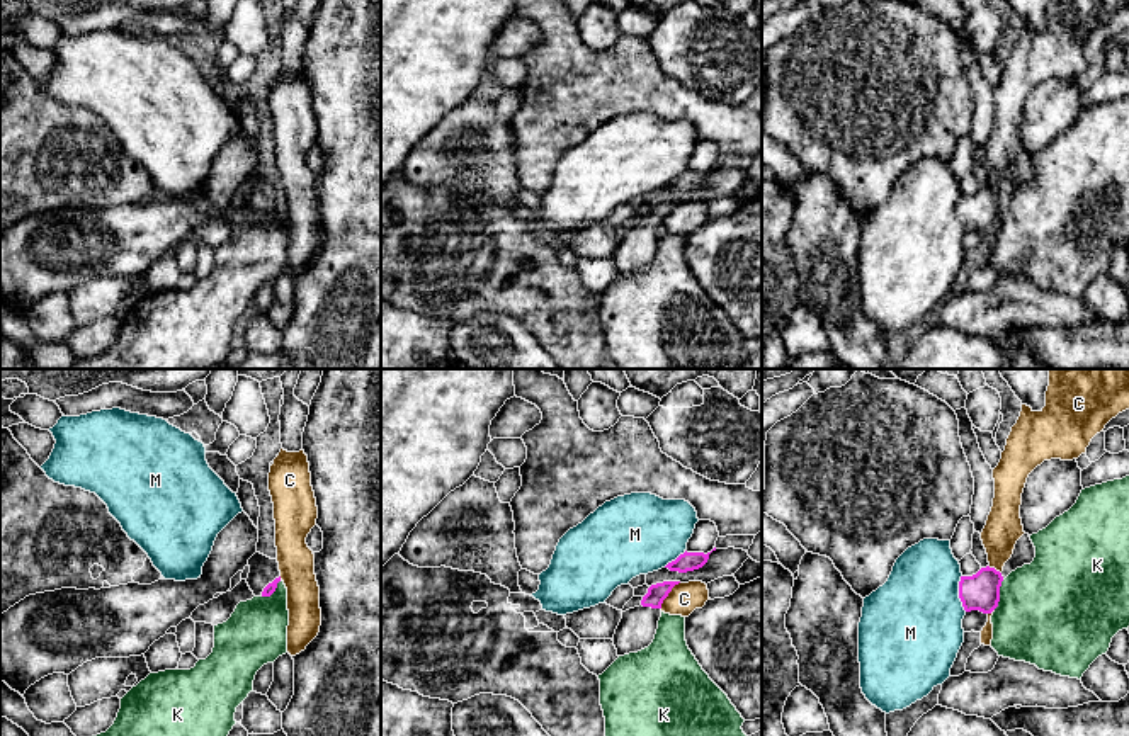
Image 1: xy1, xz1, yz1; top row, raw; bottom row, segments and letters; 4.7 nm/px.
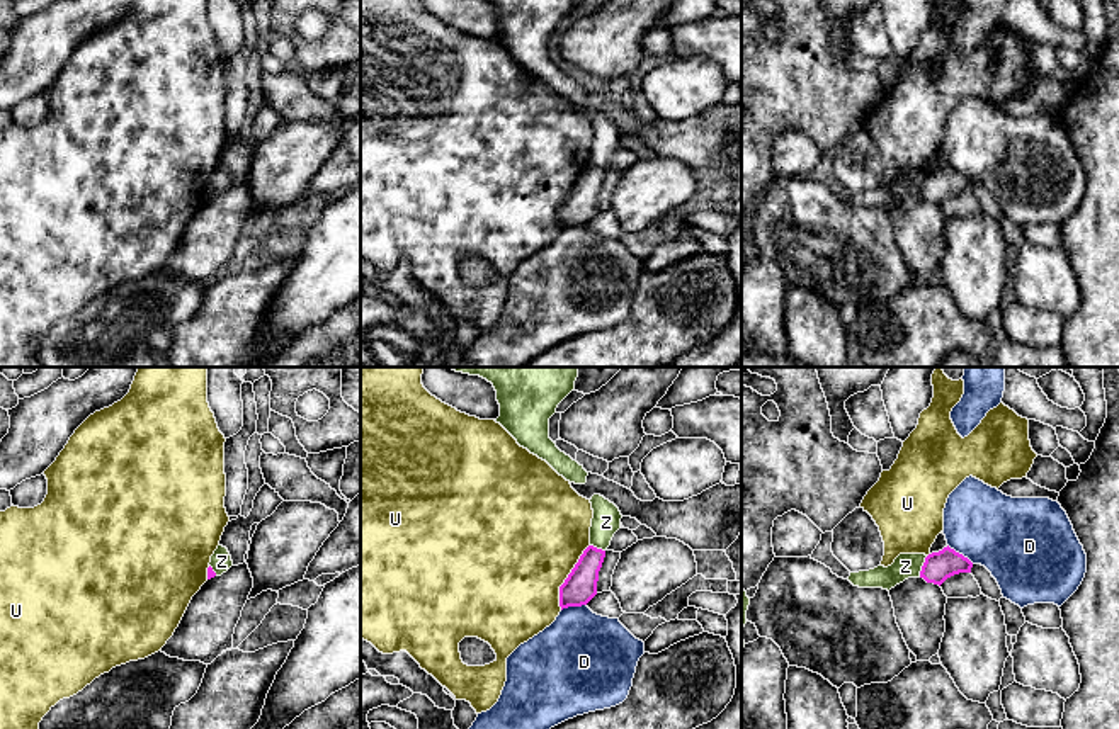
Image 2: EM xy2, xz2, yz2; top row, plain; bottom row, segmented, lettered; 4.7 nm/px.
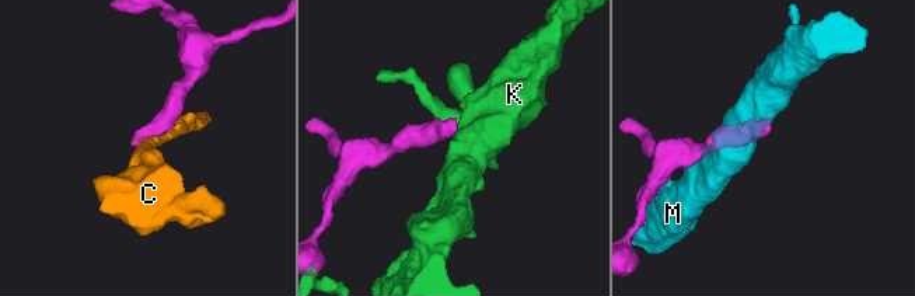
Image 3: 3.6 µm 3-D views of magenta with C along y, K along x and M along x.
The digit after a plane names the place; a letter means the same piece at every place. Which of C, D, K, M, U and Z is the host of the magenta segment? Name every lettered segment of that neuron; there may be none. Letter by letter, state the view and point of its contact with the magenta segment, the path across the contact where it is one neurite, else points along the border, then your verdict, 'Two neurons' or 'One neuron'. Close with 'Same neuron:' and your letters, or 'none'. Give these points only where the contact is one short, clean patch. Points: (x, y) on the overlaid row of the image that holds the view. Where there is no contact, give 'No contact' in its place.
C: Touches magenta at xz1 (667, 595). Boundary: xz1 (679, 582), (660, 607). Two neurons
D: Touches magenta at yz2 (961, 554). Two neurons
K: Touches magenta at yz1 (998, 595). Boundary: yz1 (1004, 580), (998, 590), (998, 604), (993, 609). Two neurons
M: Touches magenta at yz1 (959, 594). Two neurons
U: Touches magenta at xz2 (568, 576). Two neurons
Z: Touches magenta at yz2 (922, 566). Boundary: yz2 (927, 556), (919, 575). Two neurons
Same neuron: none

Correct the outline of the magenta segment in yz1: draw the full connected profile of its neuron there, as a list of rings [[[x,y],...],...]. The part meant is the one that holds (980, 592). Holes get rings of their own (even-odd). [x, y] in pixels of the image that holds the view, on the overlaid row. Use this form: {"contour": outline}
{"contour": [[[1024,534],[1013,549],[1012,558],[1005,563],[1003,571],[995,568],[981,568],[973,576],[961,576],[959,581],[959,598],[966,612],[979,610],[983,614],[991,614],[1000,602],[1001,581],[1017,568],[1030,564],[1035,558],[1035,547],[1029,537]]]}

